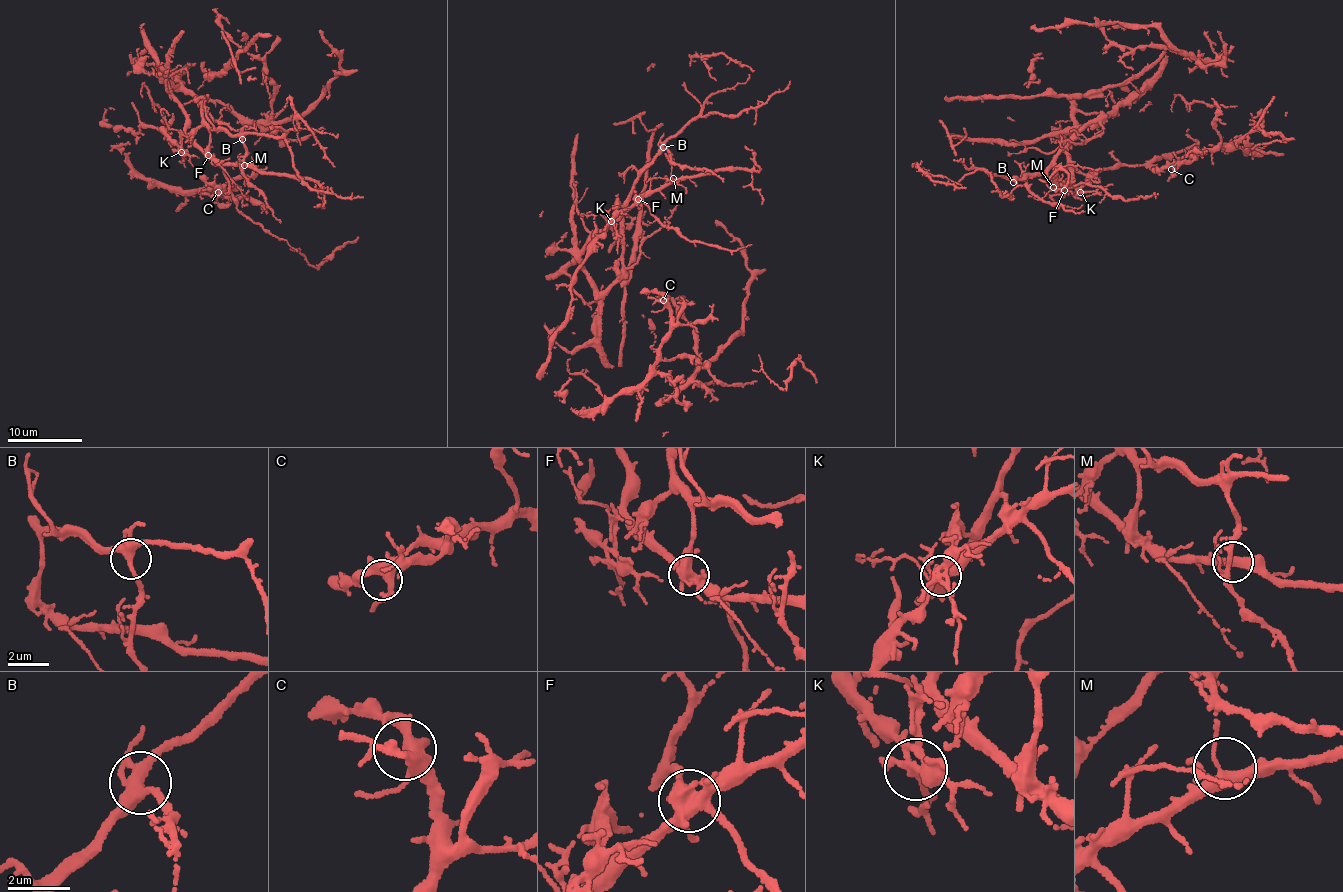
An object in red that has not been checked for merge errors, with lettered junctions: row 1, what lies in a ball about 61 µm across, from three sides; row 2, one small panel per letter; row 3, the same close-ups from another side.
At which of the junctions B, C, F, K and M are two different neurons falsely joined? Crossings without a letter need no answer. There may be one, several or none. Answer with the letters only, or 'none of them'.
F, K

